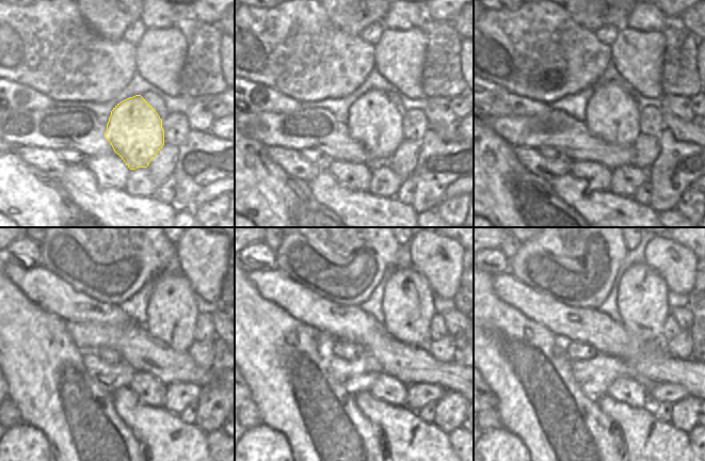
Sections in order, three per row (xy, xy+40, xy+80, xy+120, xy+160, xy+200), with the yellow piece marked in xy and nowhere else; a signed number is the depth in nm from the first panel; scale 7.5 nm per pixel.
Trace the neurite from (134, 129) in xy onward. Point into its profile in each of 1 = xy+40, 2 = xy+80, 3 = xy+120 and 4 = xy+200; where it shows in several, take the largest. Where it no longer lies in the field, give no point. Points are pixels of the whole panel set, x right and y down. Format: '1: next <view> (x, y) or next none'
1: next xy+40 (373, 121)
2: next xy+80 (612, 115)
3: next xy+120 (172, 311)
4: next xy+200 (642, 297)

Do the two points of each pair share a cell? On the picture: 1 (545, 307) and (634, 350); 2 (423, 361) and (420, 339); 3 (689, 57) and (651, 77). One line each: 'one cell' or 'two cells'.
1: one cell
2: two cells
3: two cells

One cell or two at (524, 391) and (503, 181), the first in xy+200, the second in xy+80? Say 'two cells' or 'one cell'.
one cell

